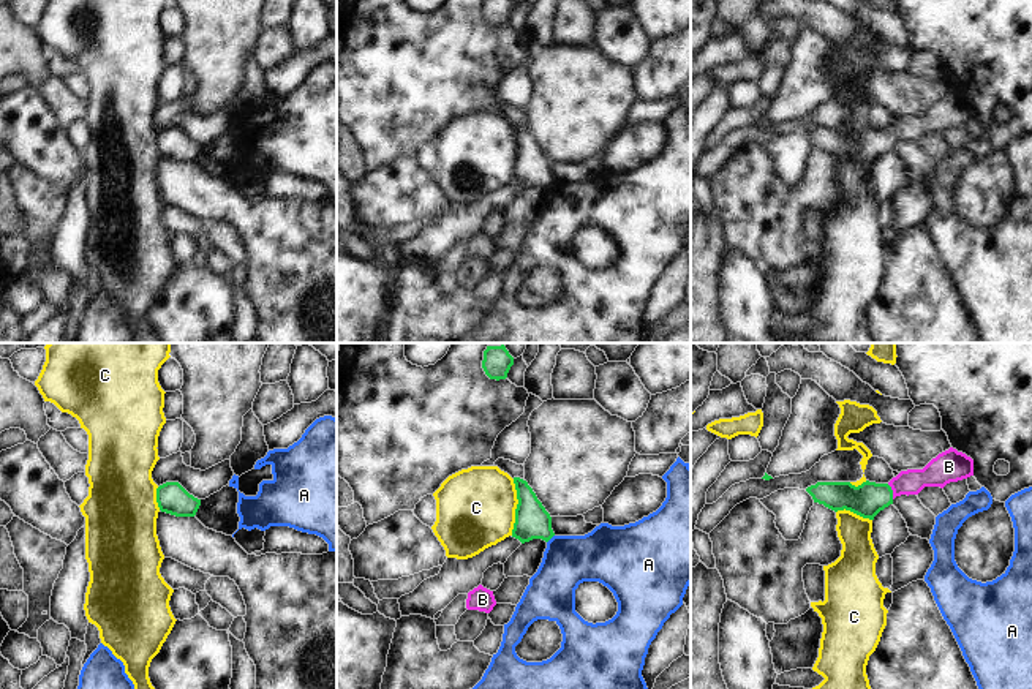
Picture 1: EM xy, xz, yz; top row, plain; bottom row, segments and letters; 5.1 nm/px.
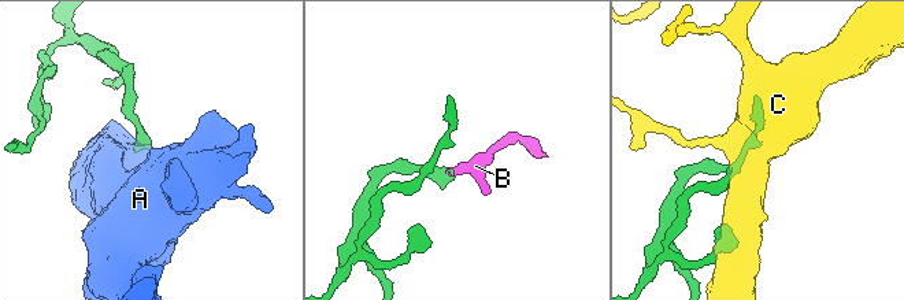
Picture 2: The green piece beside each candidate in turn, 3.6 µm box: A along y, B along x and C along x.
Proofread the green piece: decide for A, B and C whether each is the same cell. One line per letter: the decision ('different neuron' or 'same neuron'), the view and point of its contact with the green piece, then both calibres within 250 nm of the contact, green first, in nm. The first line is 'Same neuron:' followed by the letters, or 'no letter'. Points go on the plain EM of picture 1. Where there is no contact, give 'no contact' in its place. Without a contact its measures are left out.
Same neuron: B
A: different neuron; meets green in xz at (550, 184); 180 nm thick on the green side, 260 nm on the other
B: same neuron; meets green in yz at (892, 138); 170 nm thick on the green side, 140 nm on the other
C: different neuron; meets green in xz at (517, 154); 180 nm thick on the green side, 400 nm on the other

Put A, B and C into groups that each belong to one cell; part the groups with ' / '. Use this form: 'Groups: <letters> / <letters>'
Groups: A / B / C

